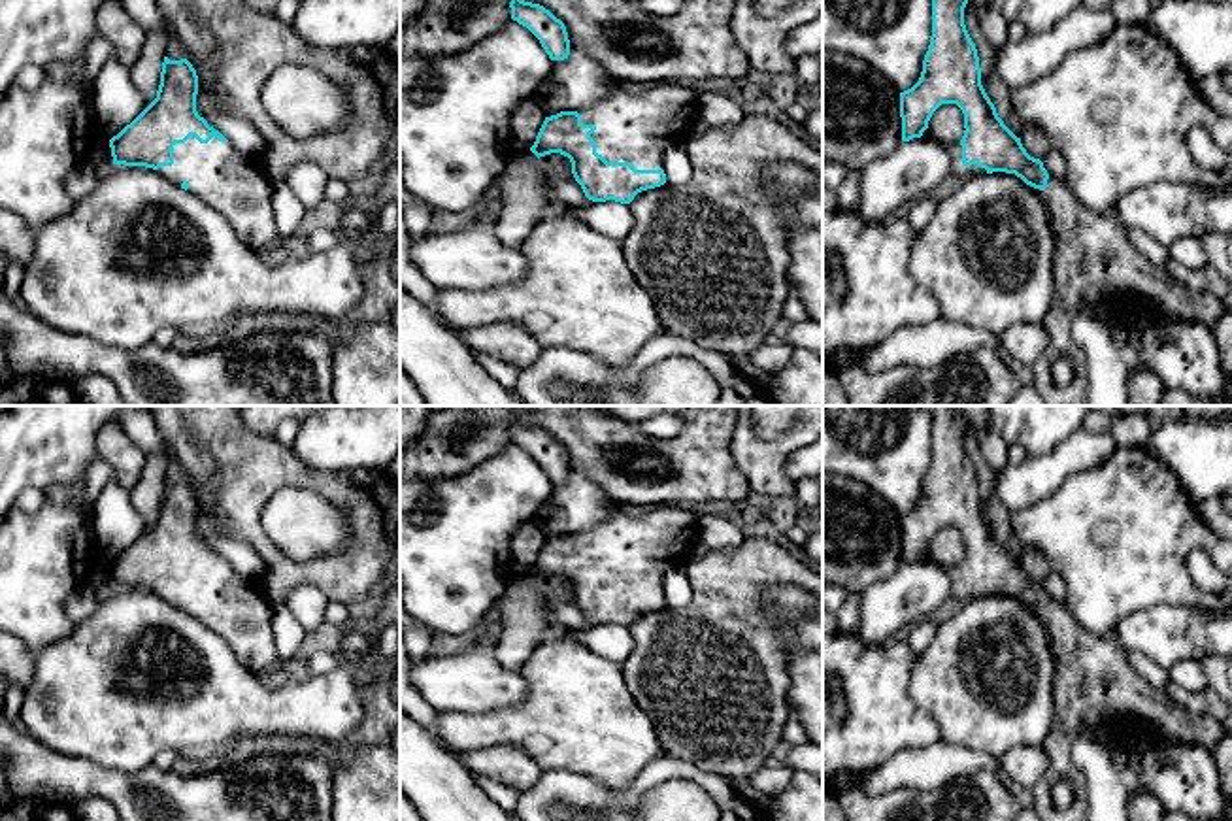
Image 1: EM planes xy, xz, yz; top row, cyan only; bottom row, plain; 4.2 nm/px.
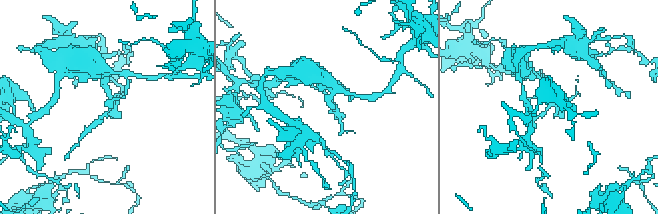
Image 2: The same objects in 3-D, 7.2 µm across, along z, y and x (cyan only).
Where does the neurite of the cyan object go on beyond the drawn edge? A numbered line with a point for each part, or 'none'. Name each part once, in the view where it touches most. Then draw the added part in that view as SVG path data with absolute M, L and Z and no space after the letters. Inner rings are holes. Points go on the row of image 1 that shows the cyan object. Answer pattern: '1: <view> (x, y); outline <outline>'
1: xz (632, 129); outline M611 79L604 96L577 113L583 125L596 126L591 138L596 142L596 153L608 162L632 162L636 170L660 170L664 143L687 138L698 119L696 98L698 92L675 81L653 83L638 94L630 94Z

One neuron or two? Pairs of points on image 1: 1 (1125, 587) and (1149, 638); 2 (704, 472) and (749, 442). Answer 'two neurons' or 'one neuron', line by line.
1: two neurons
2: two neurons

